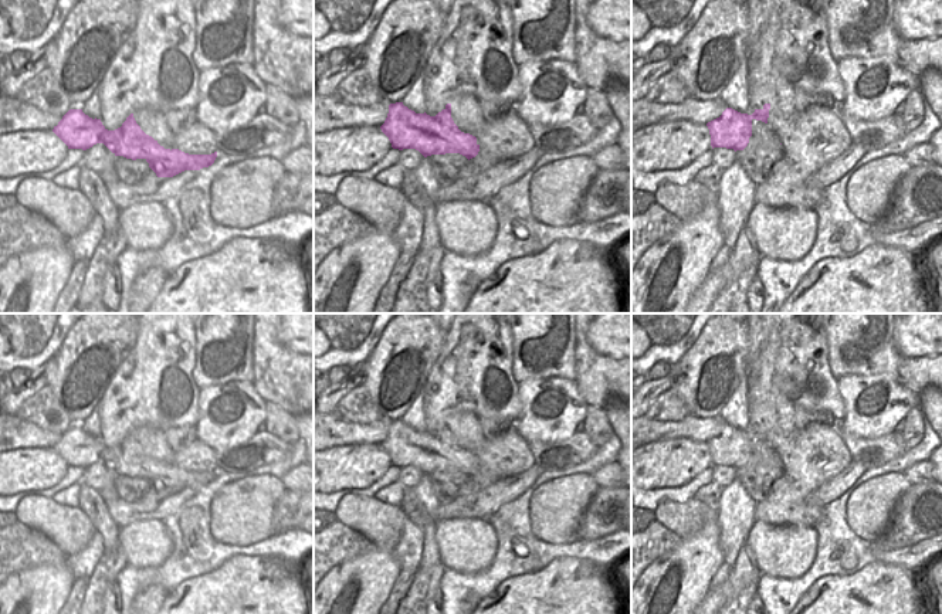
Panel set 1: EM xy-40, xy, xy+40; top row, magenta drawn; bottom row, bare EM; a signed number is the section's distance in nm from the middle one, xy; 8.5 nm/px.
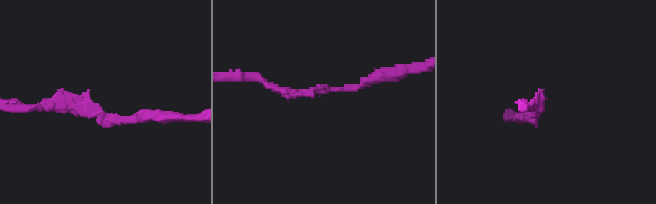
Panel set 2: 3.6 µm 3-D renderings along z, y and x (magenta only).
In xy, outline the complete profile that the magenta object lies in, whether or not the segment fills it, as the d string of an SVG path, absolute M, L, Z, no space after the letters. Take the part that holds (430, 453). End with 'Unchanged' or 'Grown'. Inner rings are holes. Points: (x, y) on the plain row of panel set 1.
M396 420L389 423L389 431L382 450L393 467L416 467L424 475L431 472L460 471L468 478L480 469L477 455L458 447L451 435L451 421L436 434L416 431Z. Unchanged.

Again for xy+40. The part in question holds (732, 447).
M765 421L762 427L755 427L752 432L741 431L732 425L726 425L722 432L706 441L711 452L711 464L743 468L752 454L752 438L768 441L770 421Z. Unchanged.

